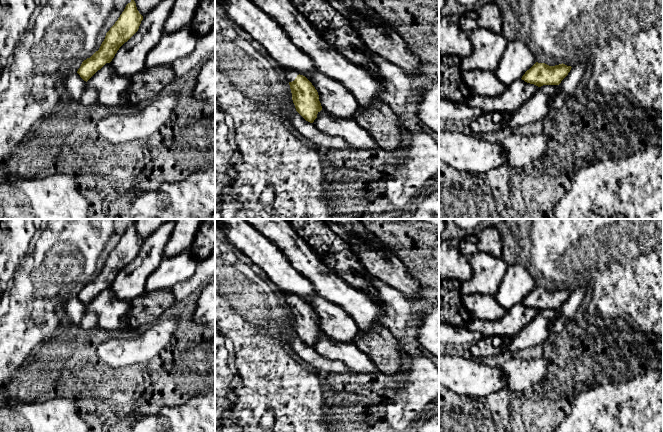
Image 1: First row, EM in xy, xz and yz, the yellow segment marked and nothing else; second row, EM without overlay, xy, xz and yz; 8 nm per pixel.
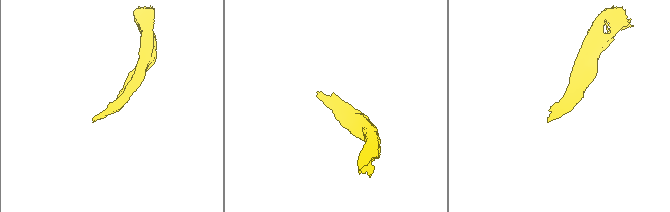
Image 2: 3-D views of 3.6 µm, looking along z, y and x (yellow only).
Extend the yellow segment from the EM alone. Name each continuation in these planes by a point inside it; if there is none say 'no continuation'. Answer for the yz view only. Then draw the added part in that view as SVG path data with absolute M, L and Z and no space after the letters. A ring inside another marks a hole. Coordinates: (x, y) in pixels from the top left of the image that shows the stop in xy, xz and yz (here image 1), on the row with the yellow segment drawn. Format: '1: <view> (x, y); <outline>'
no continuation

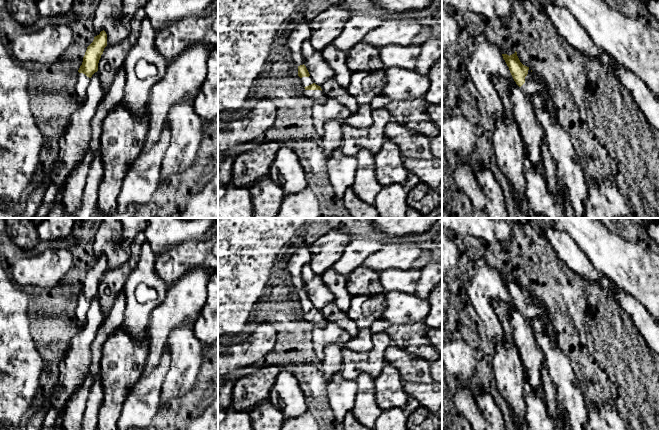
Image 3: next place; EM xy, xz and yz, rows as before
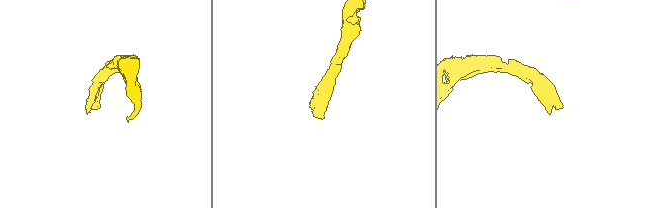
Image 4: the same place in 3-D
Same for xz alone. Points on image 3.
1: xz (318, 96); M304 88L304 93L307 97L313 99L315 103L323 104L328 100L328 97L321 90L306 90Z

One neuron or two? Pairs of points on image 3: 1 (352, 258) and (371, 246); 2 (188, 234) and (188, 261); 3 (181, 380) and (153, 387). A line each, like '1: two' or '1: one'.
1: one
2: two
3: two

